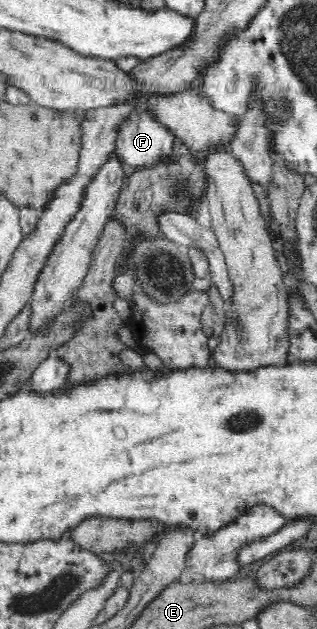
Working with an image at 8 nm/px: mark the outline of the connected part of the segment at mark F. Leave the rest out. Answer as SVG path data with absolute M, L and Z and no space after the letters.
M137 110L120 126L114 152L124 165L146 168L164 162L162 158L174 150L174 140L175 134L159 122L155 110Z

